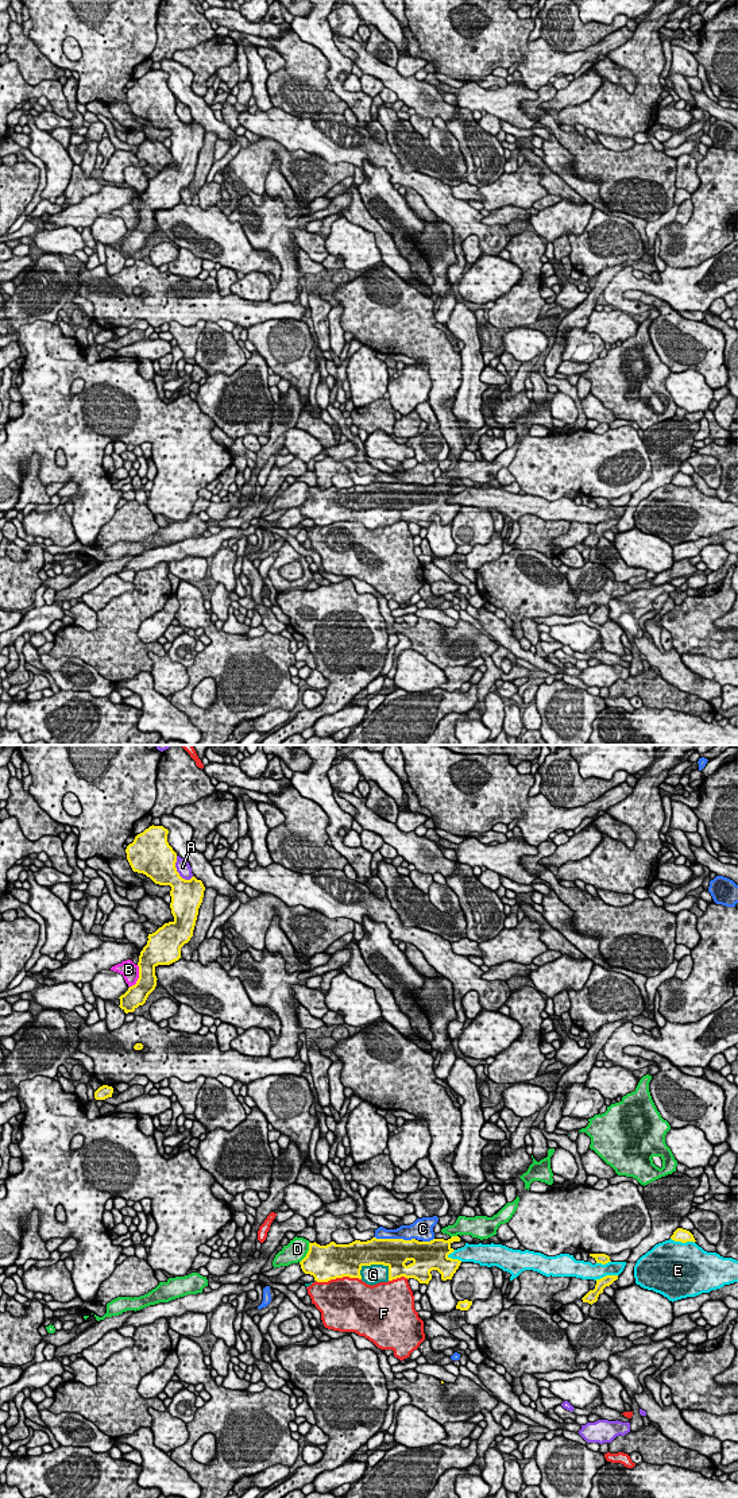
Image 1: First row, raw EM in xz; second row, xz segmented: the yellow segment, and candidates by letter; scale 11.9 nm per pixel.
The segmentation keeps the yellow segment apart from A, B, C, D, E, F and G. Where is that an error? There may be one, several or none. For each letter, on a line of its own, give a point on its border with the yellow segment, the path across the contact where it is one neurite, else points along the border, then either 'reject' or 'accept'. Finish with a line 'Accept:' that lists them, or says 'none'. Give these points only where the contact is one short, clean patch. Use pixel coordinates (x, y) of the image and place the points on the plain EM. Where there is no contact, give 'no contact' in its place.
A: meets yellow in xz at (176, 115); reject
B: meets yellow in xz at (139, 222); reject
C: meets yellow in xz at (394, 483); reject
D: meets yellow in xz at (308, 497); reject
E: meets yellow in xz at (683, 486); reject
F: meets yellow in xz at (337, 521); reject
G: meets yellow in xz at (381, 508); accept
Accept: G

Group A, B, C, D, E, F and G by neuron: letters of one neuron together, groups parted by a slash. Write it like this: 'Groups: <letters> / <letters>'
Groups: A / B / C / D / E / F / G

